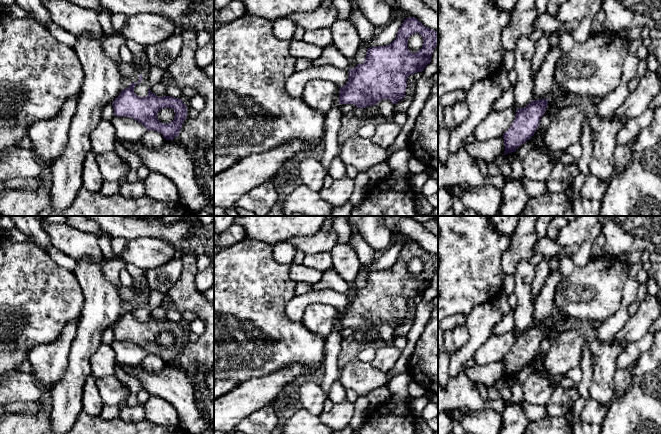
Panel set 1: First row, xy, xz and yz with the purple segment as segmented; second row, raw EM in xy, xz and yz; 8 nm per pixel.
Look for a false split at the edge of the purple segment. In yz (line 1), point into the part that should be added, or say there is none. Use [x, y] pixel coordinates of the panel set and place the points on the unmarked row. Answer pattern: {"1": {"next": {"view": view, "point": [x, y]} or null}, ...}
{"1": {"next": null}}

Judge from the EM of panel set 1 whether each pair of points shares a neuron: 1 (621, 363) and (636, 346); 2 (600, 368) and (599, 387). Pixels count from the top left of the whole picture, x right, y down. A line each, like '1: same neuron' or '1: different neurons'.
1: same neuron
2: same neuron

